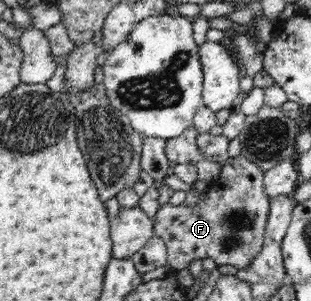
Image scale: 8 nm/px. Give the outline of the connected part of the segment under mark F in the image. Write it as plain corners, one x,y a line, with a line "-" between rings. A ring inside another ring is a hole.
241,154
228,158
221,164
221,171
215,179
209,181
205,193
199,195
195,207
180,205
174,207
170,203
163,205
153,219
154,235
160,237
166,245
168,263
176,270
186,268
195,259
211,257
217,266
233,265
237,269
245,269
253,258
261,251
268,215
270,213
270,199
266,194
263,178
264,173
254,163

